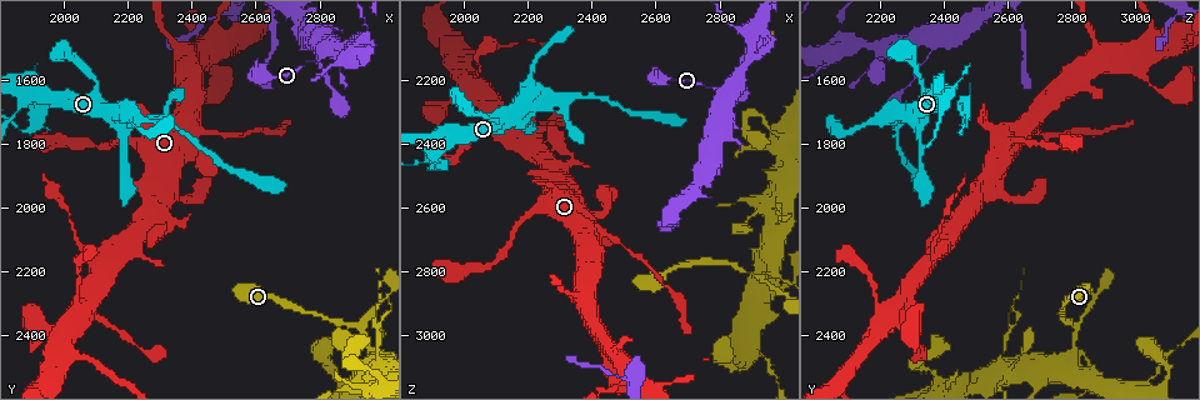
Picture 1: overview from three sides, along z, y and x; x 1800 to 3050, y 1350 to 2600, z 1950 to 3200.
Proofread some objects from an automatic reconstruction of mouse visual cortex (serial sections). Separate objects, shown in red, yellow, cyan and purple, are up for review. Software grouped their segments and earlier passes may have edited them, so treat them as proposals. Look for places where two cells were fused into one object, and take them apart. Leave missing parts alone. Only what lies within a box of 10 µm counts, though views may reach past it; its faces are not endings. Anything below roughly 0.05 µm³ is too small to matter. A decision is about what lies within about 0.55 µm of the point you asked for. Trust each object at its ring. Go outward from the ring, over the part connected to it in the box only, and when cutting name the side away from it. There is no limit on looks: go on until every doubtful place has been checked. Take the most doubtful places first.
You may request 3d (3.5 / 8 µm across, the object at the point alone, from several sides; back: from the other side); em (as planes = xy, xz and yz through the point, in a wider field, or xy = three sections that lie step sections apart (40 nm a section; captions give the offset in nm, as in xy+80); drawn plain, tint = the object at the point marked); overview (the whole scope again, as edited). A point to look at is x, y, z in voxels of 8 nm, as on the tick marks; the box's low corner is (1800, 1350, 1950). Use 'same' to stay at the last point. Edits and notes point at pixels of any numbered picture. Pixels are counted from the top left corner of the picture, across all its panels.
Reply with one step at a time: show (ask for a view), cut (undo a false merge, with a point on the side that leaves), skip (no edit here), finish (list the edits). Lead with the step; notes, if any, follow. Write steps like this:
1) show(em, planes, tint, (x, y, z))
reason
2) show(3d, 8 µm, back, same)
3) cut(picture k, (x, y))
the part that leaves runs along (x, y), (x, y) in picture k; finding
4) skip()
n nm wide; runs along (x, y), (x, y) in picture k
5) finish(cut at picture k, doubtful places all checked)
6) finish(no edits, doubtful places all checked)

show(3d, 8 µm, (2410, 1750, 2670))
narrows sharply

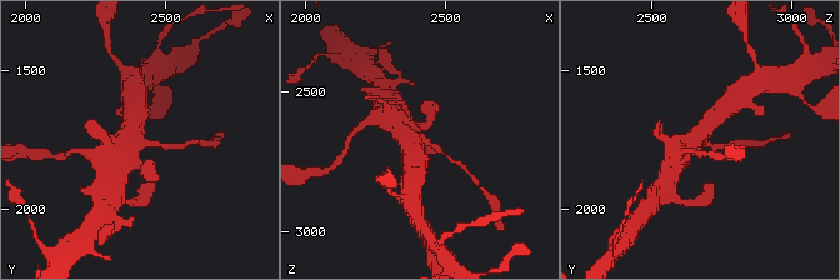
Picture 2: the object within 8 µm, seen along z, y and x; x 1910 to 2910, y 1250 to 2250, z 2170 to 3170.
show(em, xy, step 3, tint, same)
3 arms; arms of 150, 600, 600 nm

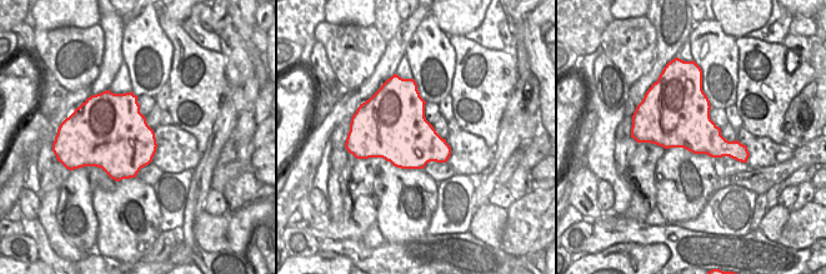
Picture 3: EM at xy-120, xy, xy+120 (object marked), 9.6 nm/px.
skip()
continuous, no second cell

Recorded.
show(3d, 8 µm, back, (2920, 2370, 2810))

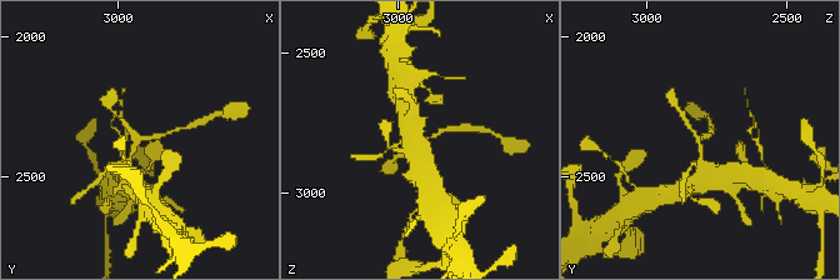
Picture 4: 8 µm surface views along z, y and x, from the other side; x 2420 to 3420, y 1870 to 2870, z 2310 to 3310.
show(3d, 3.5 µm, same)
closer look

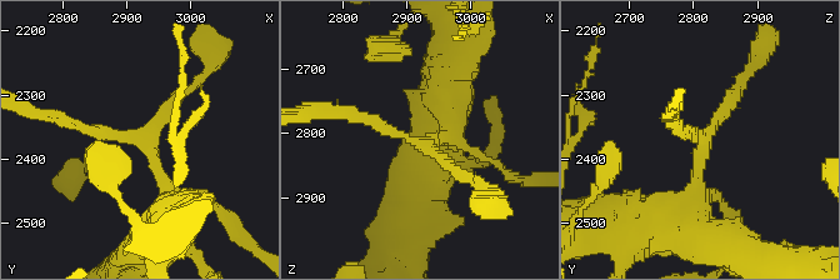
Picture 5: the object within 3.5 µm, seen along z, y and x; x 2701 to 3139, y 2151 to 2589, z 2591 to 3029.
show(em, xy, step 5, tint, (2920, 2365, 2815))
now the EM

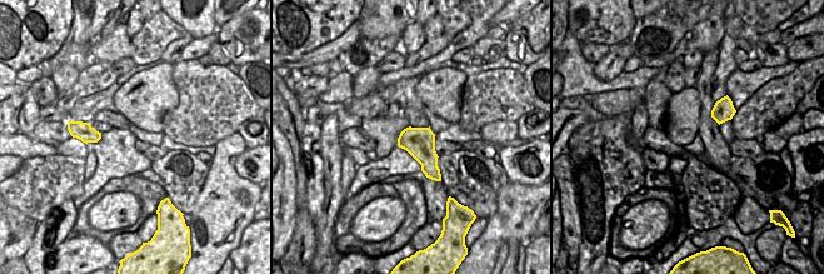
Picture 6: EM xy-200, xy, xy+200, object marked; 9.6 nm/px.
skip()
3 arms; arms of 150, 200, 200 nm; runs along (66, 119), (139, 138), (170, 203) in picture 5; continuous, no second cell

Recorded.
show(3d, 8 µm, back, (2970, 2460, 2790))
looks like a crossing

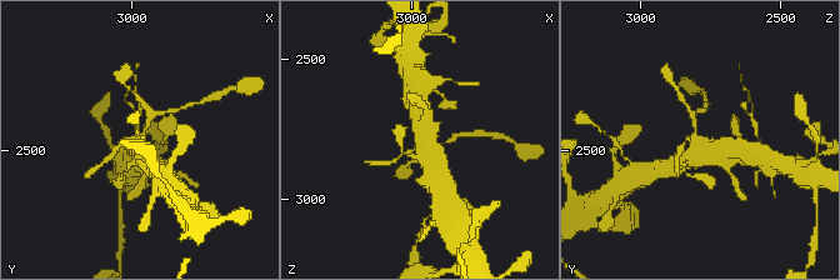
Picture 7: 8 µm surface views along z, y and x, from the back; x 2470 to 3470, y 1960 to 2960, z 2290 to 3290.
show(em, xy, step 2, tint, same)
4 arms; arms of 100, 200, 400, 500 nm

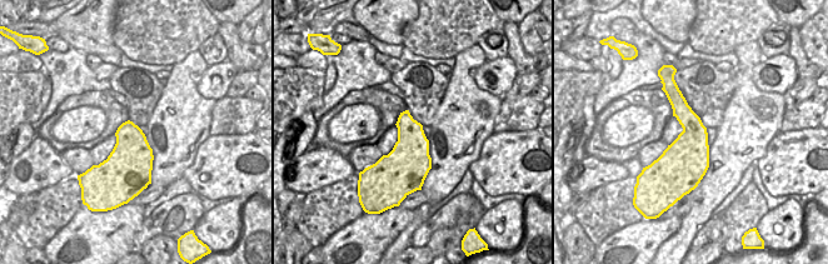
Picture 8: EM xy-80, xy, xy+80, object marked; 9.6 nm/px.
skip()
runs along (693, 111), (700, 143), (733, 150) in picture 7; all the same cell

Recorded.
show(3d, 3.5 µm, (2210, 1720, 2230))
arms part here

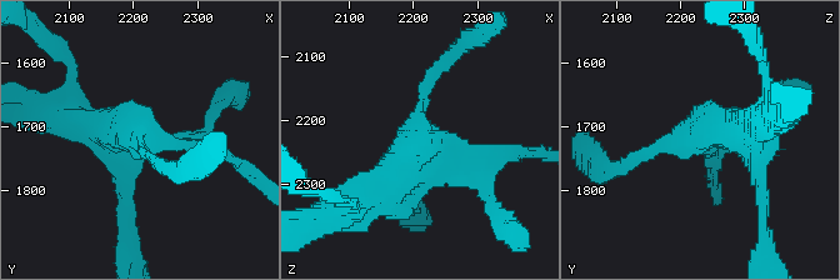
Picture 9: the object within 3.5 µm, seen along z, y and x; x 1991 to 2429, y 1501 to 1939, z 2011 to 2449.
show(em, xy, step 3, tint, (2220, 1710, 2235))

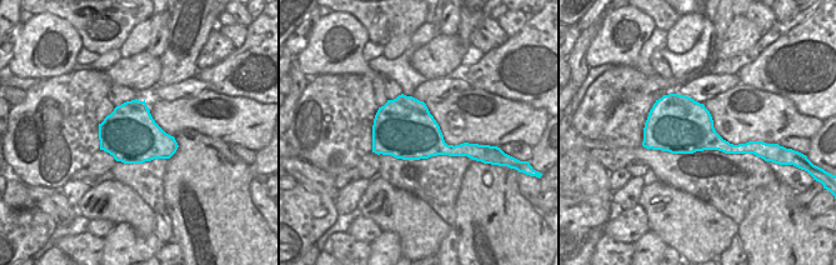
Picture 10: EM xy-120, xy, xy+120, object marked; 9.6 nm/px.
skip()
runs along (366, 199), (424, 141), (496, 154) in picture 9; all the same cell

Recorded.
finish(no edits, doubtful places all checked)

